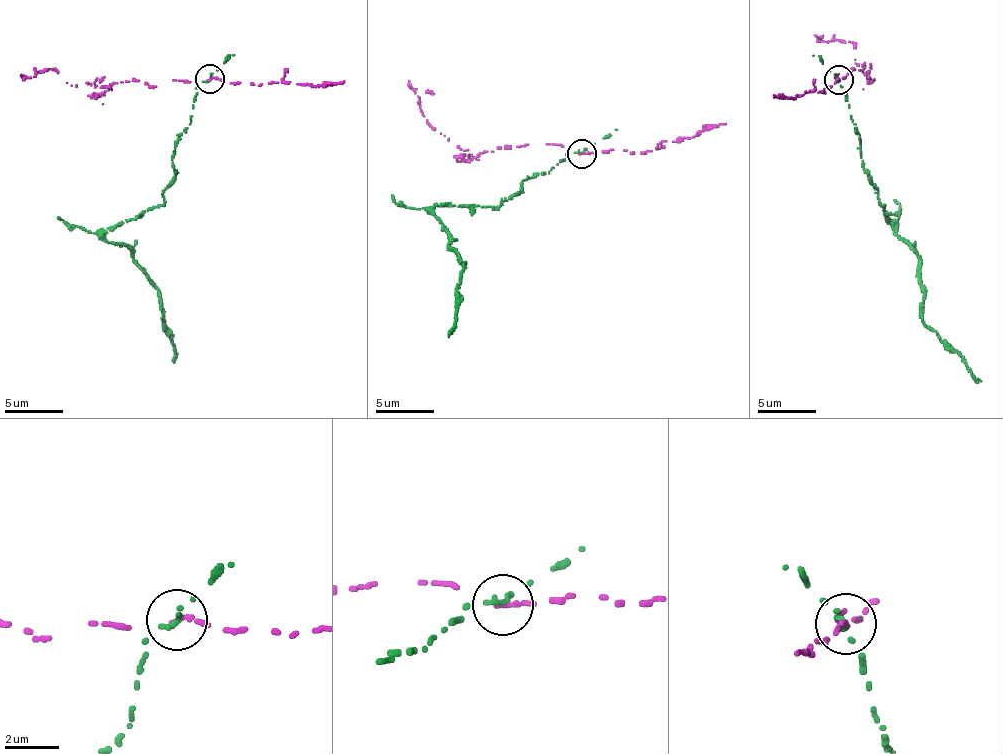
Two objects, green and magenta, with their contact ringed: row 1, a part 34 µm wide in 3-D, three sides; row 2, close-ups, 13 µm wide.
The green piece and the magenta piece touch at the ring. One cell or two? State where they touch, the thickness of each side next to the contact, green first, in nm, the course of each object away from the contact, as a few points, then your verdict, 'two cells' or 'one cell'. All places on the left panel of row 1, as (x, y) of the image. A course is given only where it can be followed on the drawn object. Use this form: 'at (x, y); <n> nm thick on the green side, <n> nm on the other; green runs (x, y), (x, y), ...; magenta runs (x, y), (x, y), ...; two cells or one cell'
at (210, 78); 200 nm thick on the green side, 180 nm on the other; green runs (210, 78), (196, 86), (163, 204), (104, 235), (133, 251), (158, 292), (174, 361); magenta runs (210, 78), (152, 85), (125, 80), (107, 86), (99, 83), (72, 86), (53, 69), (25, 78), (21, 74); two cells

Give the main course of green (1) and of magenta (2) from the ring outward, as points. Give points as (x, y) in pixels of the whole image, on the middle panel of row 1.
1: (583, 153), (567, 154), (499, 204), (432, 208), (464, 264), (449, 336)
2: (583, 153), (560, 144), (524, 143), (497, 147), (467, 159), (431, 125), (409, 81)

